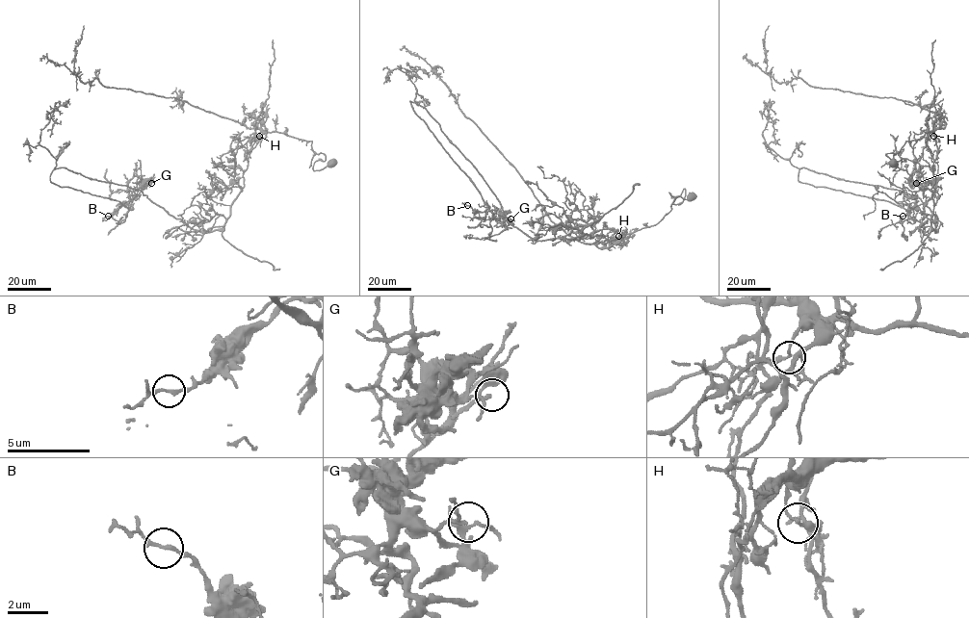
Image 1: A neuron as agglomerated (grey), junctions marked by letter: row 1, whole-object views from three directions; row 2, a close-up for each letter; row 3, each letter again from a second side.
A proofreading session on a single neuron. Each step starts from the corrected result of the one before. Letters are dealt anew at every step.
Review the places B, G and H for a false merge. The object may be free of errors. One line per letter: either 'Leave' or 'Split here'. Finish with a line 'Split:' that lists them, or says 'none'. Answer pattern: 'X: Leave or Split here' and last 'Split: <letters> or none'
B: Leave
G: Leave
H: Split here
Split: H

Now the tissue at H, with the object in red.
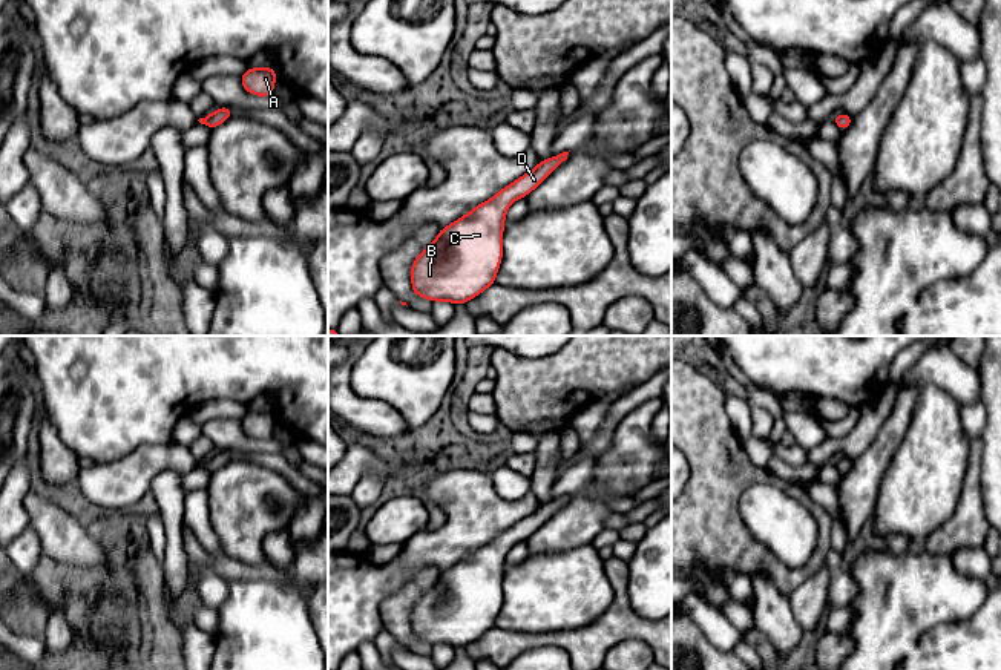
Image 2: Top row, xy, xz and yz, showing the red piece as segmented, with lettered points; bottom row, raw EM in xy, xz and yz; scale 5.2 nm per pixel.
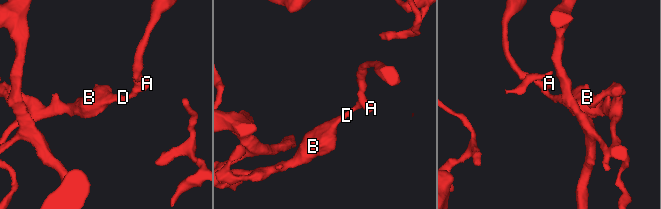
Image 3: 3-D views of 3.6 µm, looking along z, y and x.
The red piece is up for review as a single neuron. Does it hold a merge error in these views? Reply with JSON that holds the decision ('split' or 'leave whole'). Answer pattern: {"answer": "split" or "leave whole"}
{"answer": "split"}

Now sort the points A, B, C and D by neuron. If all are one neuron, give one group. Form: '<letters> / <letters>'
A / B C D

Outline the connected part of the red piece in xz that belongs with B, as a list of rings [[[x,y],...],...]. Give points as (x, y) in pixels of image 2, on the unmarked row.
[[[544,503],[533,514],[506,529],[489,544],[477,549],[468,558],[438,575],[435,584],[426,590],[411,610],[412,635],[431,645],[448,644],[454,649],[474,642],[495,627],[495,616],[503,599],[503,569],[506,553],[518,541],[527,540],[556,511]]]

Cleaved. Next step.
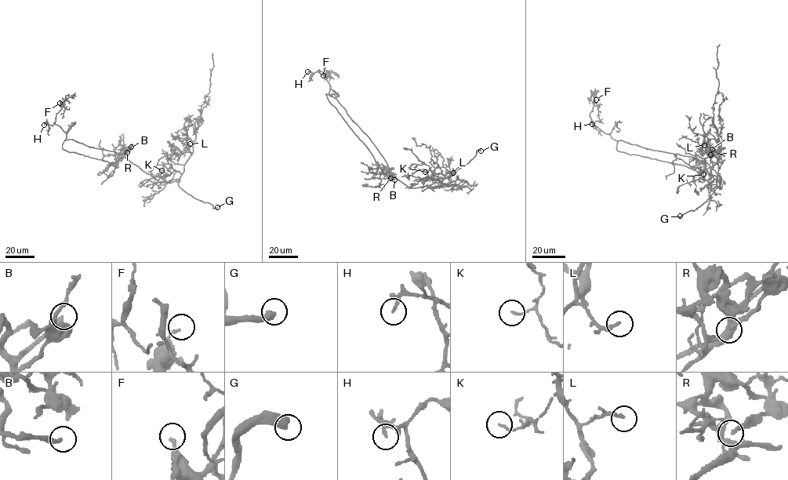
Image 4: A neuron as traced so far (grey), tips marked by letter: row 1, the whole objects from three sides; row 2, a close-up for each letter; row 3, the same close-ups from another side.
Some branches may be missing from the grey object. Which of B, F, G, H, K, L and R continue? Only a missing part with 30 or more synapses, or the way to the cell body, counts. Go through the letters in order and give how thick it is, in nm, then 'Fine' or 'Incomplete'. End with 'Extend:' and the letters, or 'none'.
B: Thickness 220 nm. Incomplete
F: Thickness 160 nm. Fine
G: Thickness 480 nm. Incomplete
H: Thickness 130 nm. Fine
K: Thickness 90 nm. Fine
L: Thickness 200 nm. Fine
R: Thickness 150 nm. Fine
Extend: B, G

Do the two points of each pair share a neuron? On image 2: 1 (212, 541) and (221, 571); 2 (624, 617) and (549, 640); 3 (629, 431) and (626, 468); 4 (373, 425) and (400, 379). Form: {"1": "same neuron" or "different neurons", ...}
{"1": "different neurons", "2": "same neuron", "3": "same neuron", "4": "different neurons"}

